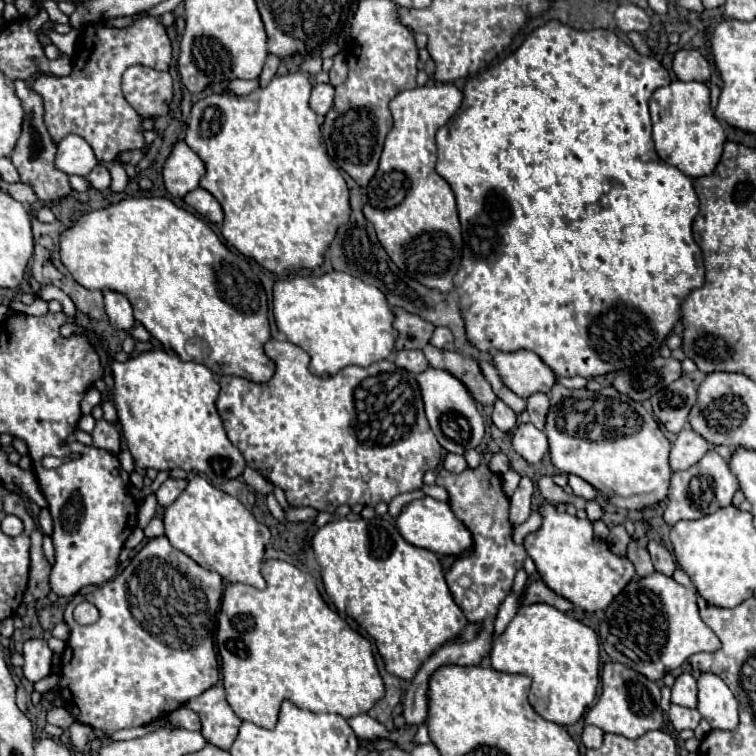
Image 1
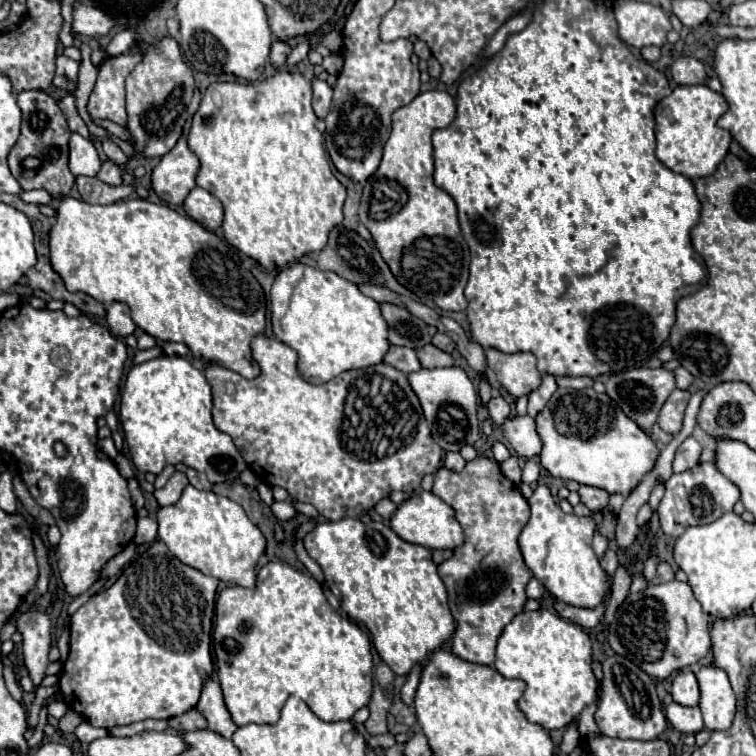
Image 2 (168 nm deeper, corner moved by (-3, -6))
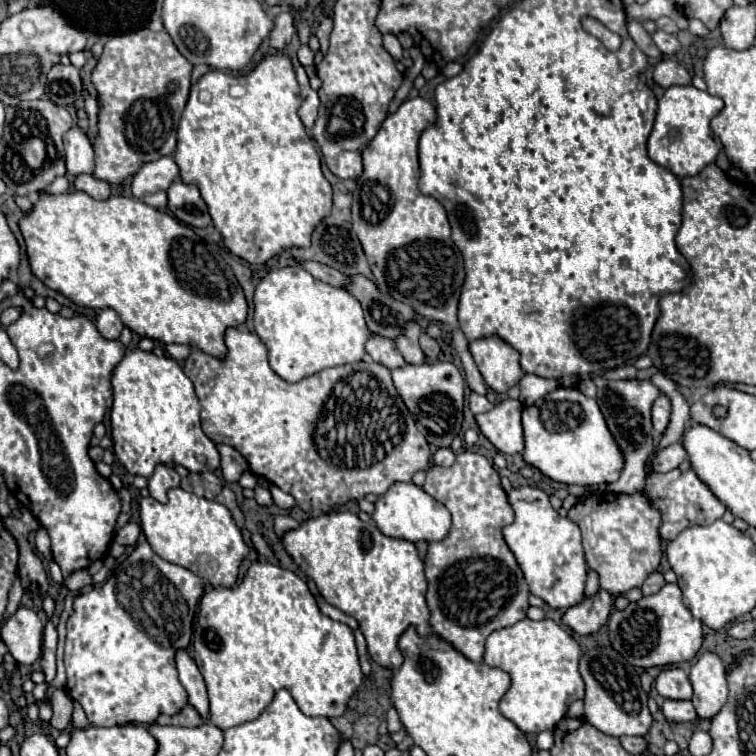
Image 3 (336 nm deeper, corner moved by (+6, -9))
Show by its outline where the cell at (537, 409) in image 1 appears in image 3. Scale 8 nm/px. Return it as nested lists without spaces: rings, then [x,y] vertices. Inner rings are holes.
[[[524,374],[520,378],[518,386],[520,386],[520,402],[524,406],[532,406],[532,402],[536,402],[544,394],[548,394],[548,390],[556,390],[560,384],[558,384],[558,380],[540,378],[536,374]]]

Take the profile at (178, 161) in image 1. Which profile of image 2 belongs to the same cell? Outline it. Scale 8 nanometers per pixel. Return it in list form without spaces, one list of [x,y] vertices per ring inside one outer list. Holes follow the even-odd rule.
[[[195,90],[190,104],[187,106],[188,120],[177,145],[161,157],[159,165],[153,169],[153,191],[169,205],[181,205],[189,191],[197,185],[195,177],[199,173],[199,159],[187,145],[187,135],[192,118],[199,108],[202,94]]]

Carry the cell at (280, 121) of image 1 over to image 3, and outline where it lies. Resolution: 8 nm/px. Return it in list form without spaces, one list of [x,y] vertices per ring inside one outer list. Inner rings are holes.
[[[268,54],[254,70],[242,76],[224,74],[222,70],[206,72],[192,84],[188,104],[178,124],[174,160],[180,170],[180,180],[200,188],[210,208],[214,228],[222,234],[226,248],[250,264],[264,264],[290,246],[308,248],[312,230],[332,208],[332,186],[324,178],[320,155],[298,118],[300,102],[300,88],[290,58],[286,54]],[[232,86],[242,86],[244,92],[232,96]],[[200,90],[210,92],[212,98],[208,104],[198,100]]]

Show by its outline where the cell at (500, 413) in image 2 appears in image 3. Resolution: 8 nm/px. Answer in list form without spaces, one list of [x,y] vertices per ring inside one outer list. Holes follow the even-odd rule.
[[[472,392],[472,394],[470,394],[470,398],[468,398],[468,406],[470,406],[472,414],[488,412],[488,410],[492,408],[492,404],[486,400],[486,396],[480,396],[480,394],[476,394],[476,392]]]

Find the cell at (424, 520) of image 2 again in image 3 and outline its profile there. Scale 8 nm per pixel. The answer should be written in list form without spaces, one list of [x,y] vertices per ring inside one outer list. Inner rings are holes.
[[[394,482],[384,496],[380,496],[374,504],[372,520],[376,522],[378,530],[392,538],[402,538],[408,542],[436,542],[442,540],[450,530],[450,512],[444,504],[434,500],[422,488],[412,482]]]

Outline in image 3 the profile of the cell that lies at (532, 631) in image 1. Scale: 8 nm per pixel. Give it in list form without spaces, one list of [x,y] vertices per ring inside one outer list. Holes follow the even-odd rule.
[[[530,618],[516,622],[514,626],[496,630],[486,640],[486,652],[484,662],[494,668],[502,668],[510,674],[512,684],[508,692],[500,700],[500,714],[512,720],[524,734],[538,734],[542,730],[552,730],[560,718],[566,716],[568,706],[584,696],[584,680],[578,672],[578,660],[580,660],[580,646],[578,642],[554,620],[540,620],[534,622]]]

